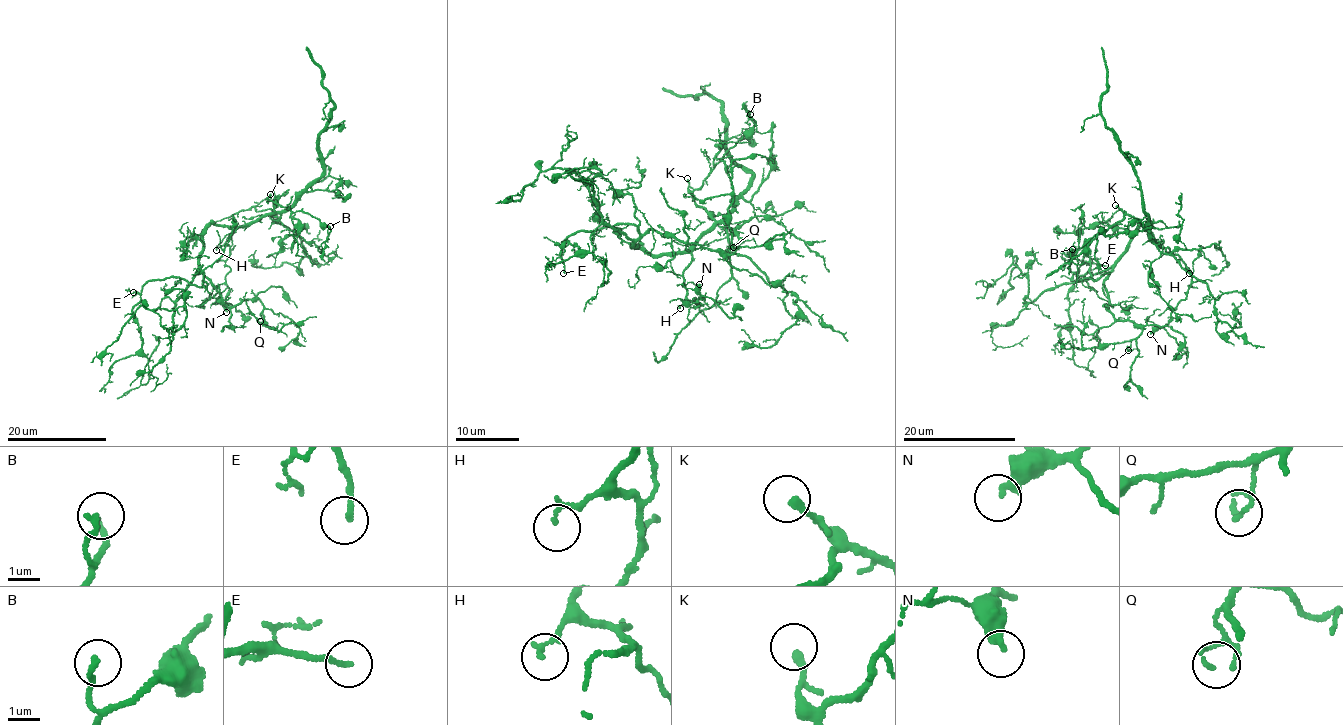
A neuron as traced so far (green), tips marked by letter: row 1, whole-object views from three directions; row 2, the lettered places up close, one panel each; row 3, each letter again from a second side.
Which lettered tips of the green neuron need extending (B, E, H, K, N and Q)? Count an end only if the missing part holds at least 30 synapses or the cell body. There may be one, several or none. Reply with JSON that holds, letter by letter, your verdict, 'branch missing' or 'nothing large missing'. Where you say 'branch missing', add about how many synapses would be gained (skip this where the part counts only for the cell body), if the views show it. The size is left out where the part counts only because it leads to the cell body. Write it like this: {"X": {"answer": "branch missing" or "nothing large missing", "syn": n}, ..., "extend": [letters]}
{"B": {"answer": "nothing large missing"}, "E": {"answer": "branch missing", "syn": 50}, "H": {"answer": "branch missing", "syn": 35}, "K": {"answer": "branch missing", "syn": 30}, "N": {"answer": "nothing large missing"}, "Q": {"answer": "nothing large missing"}, "extend": ["E", "H", "K"]}

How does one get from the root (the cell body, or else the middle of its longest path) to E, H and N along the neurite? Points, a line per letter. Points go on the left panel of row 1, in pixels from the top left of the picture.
E: (206, 230), (199, 260), (204, 278), (201, 286), (171, 277), (151, 280), (140, 292), (133, 292)
H: (206, 230), (214, 223), (245, 227), (231, 233), (229, 240), (216, 250)
N: (206, 230), (214, 223), (245, 227), (231, 233), (226, 243), (231, 269), (225, 278), (226, 312)

